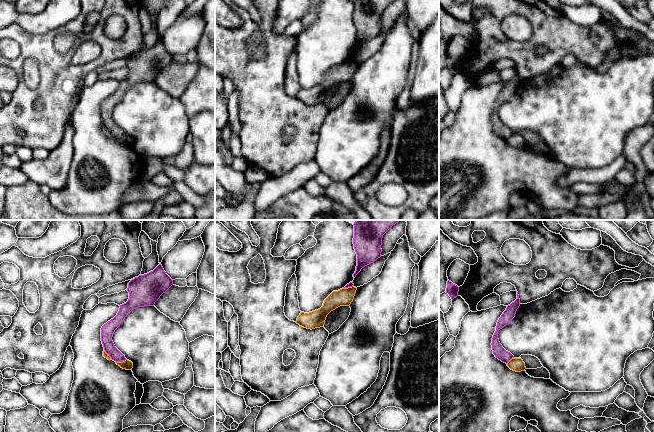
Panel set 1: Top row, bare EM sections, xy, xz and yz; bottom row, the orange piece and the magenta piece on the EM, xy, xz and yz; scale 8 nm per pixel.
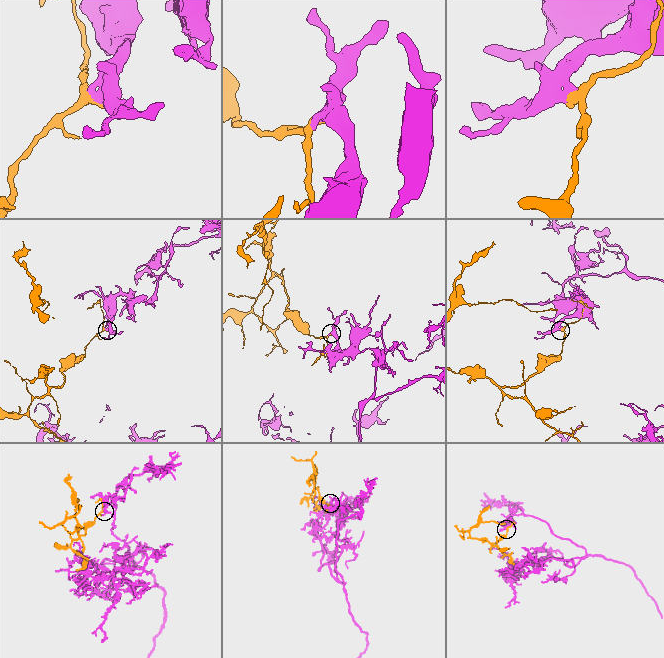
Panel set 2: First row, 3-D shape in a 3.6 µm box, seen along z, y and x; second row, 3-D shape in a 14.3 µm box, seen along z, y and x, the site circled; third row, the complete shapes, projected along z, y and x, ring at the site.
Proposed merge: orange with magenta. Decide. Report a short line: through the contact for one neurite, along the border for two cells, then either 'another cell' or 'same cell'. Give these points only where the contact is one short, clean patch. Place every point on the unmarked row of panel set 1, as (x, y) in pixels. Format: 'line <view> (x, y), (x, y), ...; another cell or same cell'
line xy (104, 125), (116, 137), (124, 137), (126, 135); another cell

